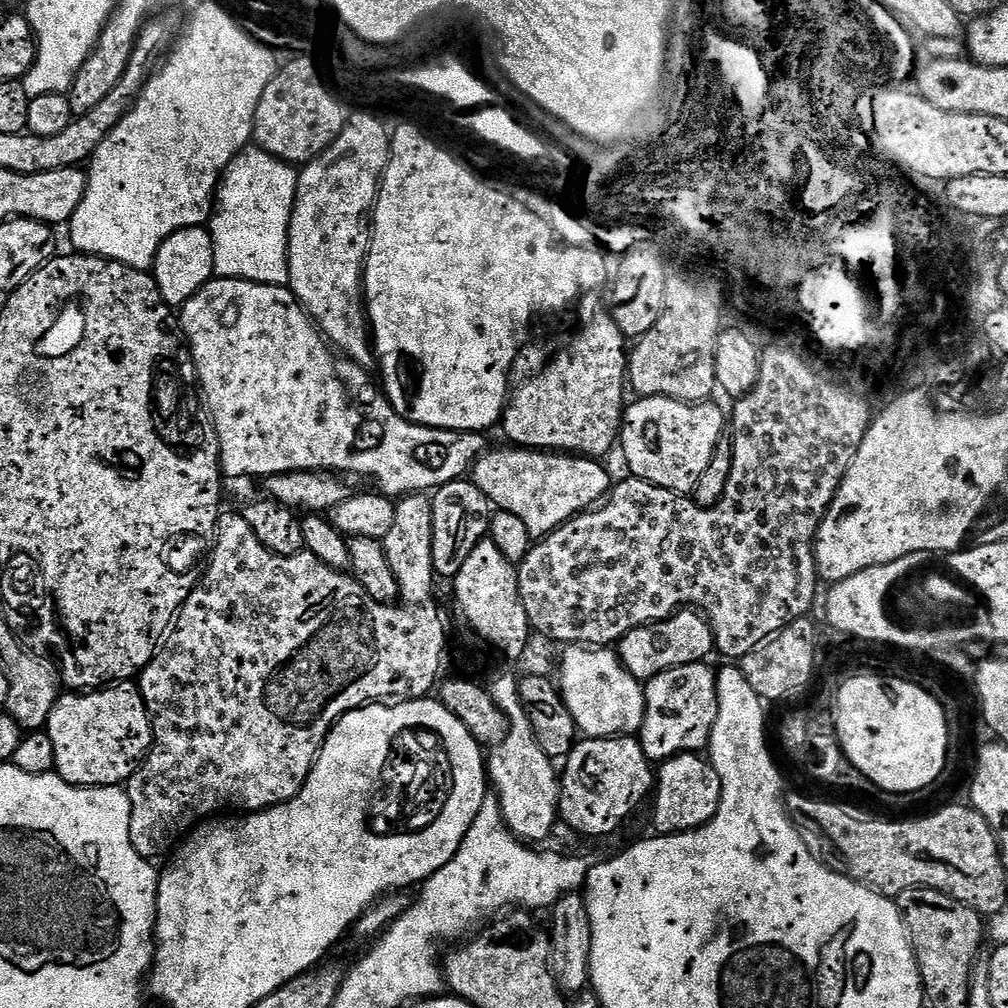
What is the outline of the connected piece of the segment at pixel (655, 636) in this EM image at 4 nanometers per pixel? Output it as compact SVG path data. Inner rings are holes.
M681 610L656 624L643 624L641 628L630 630L618 641L620 661L628 673L641 682L653 680L671 668L705 663L709 659L708 655L713 655L713 652L712 627L696 610Z

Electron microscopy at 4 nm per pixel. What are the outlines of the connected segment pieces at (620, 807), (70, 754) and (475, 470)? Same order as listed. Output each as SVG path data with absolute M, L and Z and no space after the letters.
M635 735L619 738L584 738L562 764L560 777L560 815L576 832L584 836L612 836L654 792L654 764L646 758Z
M116 682L83 694L61 694L50 714L46 731L54 742L55 775L78 788L106 788L123 785L137 772L152 750L152 719L148 716L139 687L132 682Z
M503 447L497 452L485 452L473 464L470 479L499 511L522 518L533 538L549 536L566 521L599 505L613 487L614 480L608 477L599 459L579 454L549 454L544 450Z

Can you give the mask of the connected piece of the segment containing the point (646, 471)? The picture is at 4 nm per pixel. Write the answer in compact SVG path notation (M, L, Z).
M641 396L633 399L625 407L624 418L620 425L618 437L619 451L624 451L624 460L633 477L647 480L649 484L665 488L677 494L695 493L702 474L710 466L710 458L714 458L714 450L718 446L718 438L726 431L726 412L713 402L688 404L684 400L675 400L665 396Z

